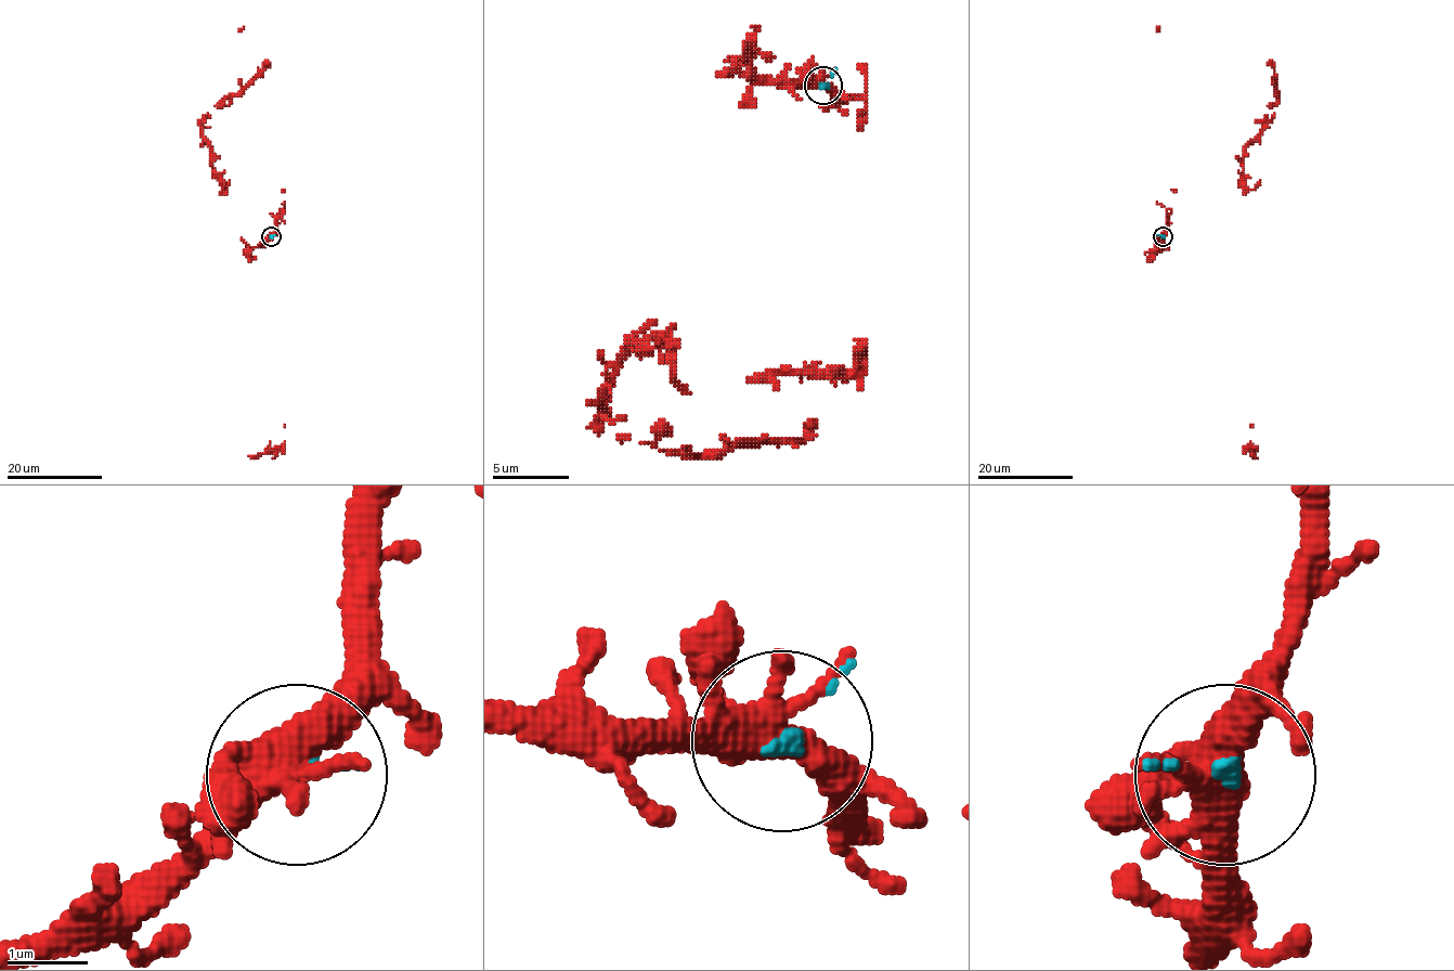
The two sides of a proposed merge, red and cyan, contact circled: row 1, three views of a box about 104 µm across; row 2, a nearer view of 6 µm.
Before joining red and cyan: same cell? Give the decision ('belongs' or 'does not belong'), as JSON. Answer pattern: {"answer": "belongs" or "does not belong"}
{"answer": "belongs"}

